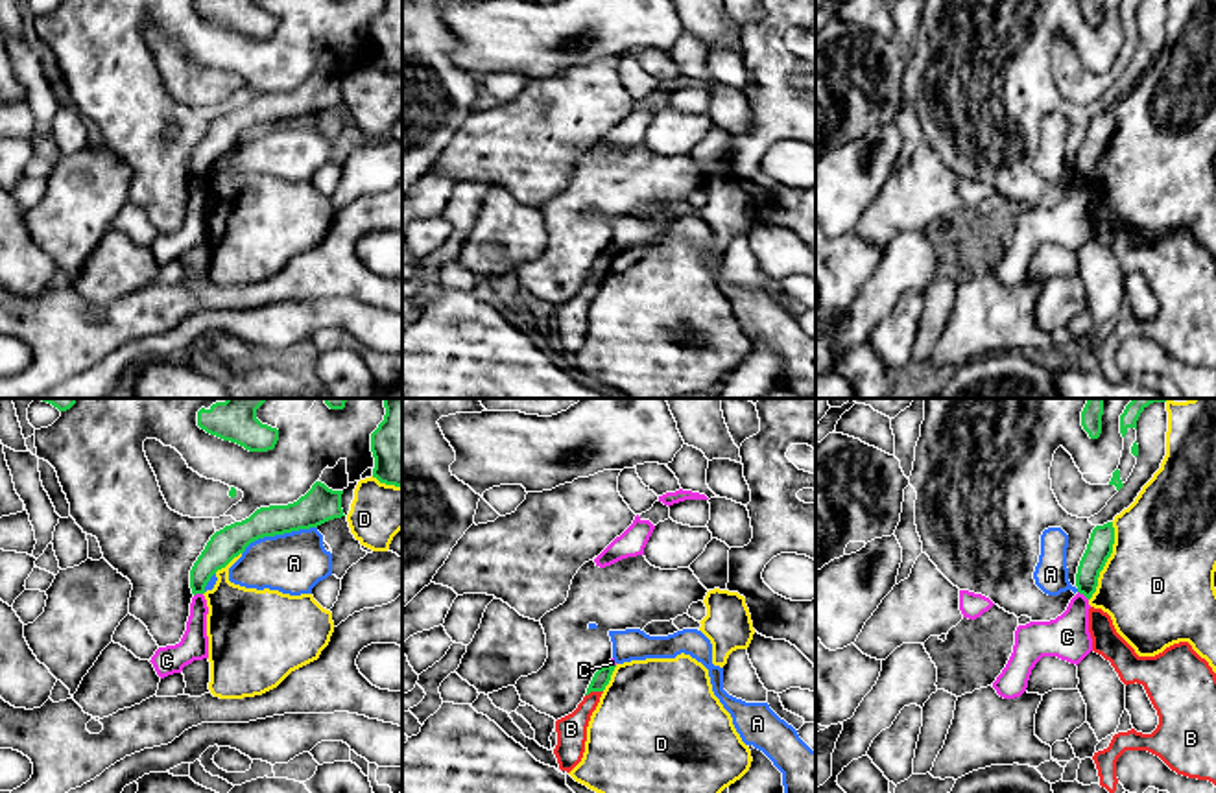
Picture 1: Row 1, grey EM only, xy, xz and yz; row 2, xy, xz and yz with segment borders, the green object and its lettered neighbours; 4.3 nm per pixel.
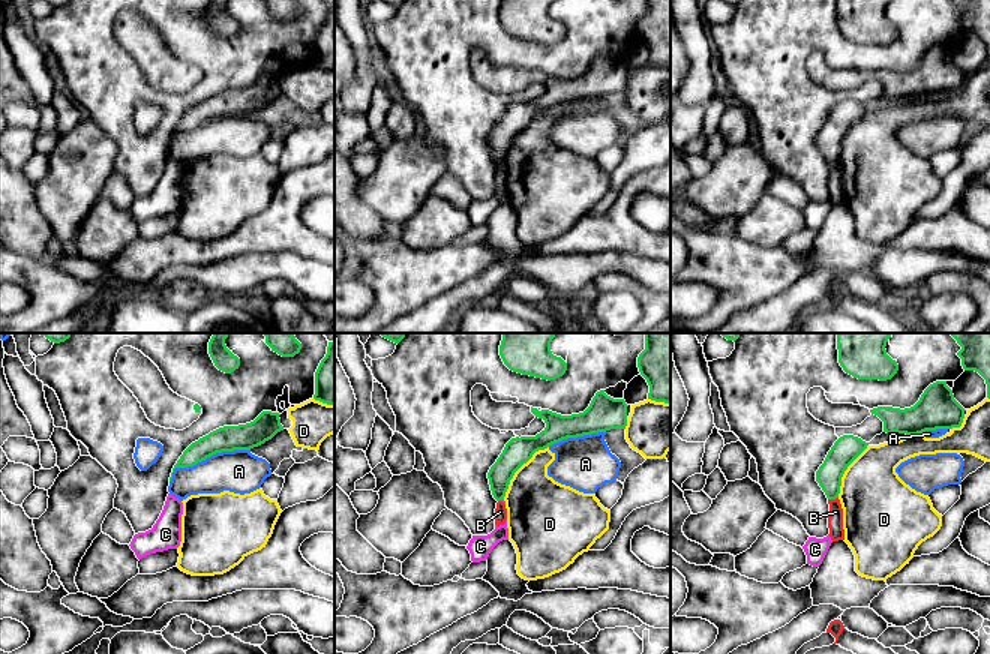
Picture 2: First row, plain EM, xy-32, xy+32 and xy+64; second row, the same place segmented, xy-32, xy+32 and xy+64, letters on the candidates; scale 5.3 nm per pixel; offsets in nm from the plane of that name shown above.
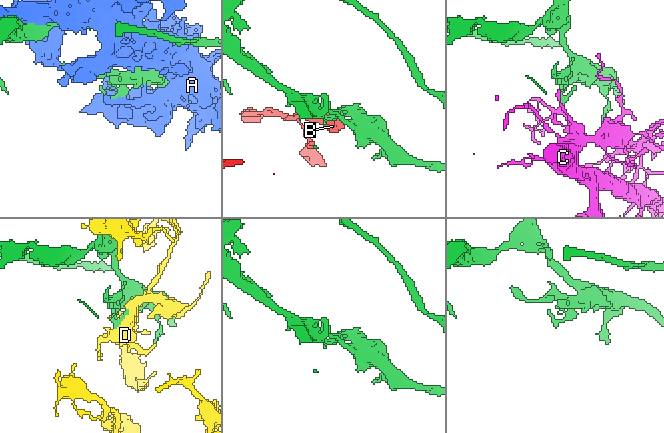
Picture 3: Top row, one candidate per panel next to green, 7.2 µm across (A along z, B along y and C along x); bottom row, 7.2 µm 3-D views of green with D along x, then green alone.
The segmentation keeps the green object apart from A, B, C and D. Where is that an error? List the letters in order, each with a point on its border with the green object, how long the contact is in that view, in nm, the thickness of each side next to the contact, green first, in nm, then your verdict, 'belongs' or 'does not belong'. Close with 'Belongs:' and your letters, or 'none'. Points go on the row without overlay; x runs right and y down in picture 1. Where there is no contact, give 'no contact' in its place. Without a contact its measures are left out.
A: xy (277, 120) | 340 nm | 160/280 nm | does not belong
B: xz (593, 277) | 80 nm | 70/130 nm | does not belong
C: yz (1084, 181) | 60 nm | 110/200 nm | does not belong
D: yz (1106, 148) | 360 nm | 110/480 nm | does not belong
Belongs: none

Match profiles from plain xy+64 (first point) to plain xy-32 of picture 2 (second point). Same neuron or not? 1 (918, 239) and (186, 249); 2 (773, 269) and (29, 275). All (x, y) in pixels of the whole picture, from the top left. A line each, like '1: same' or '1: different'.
1: same
2: same

